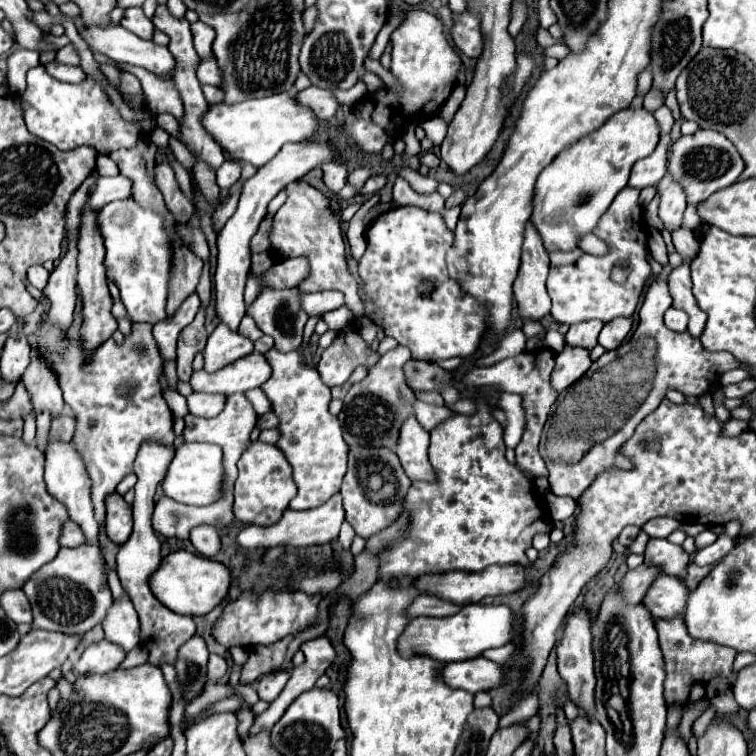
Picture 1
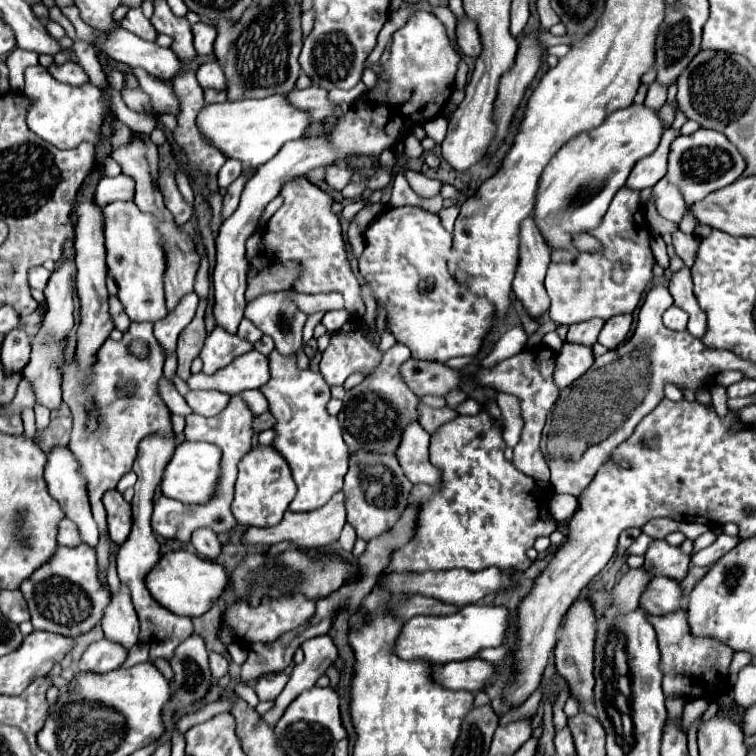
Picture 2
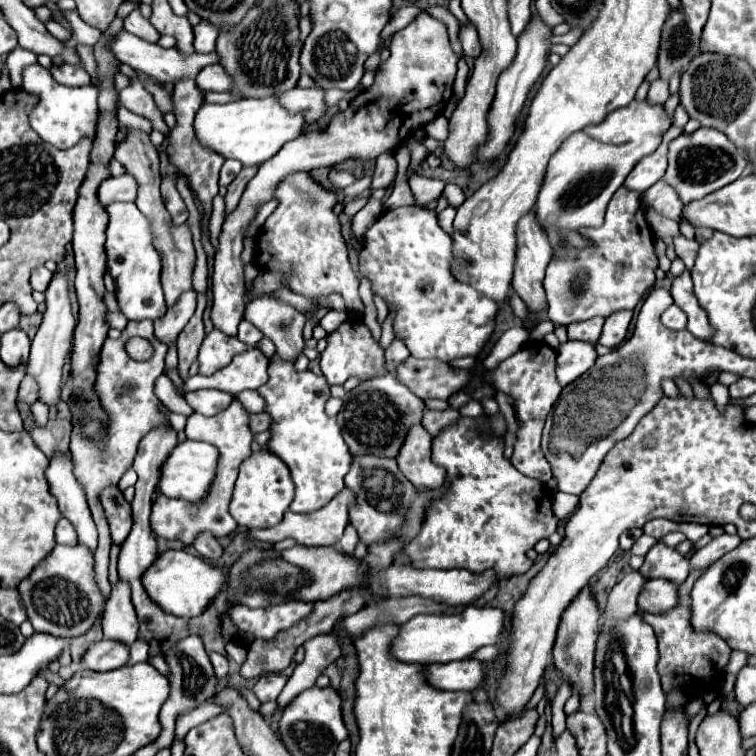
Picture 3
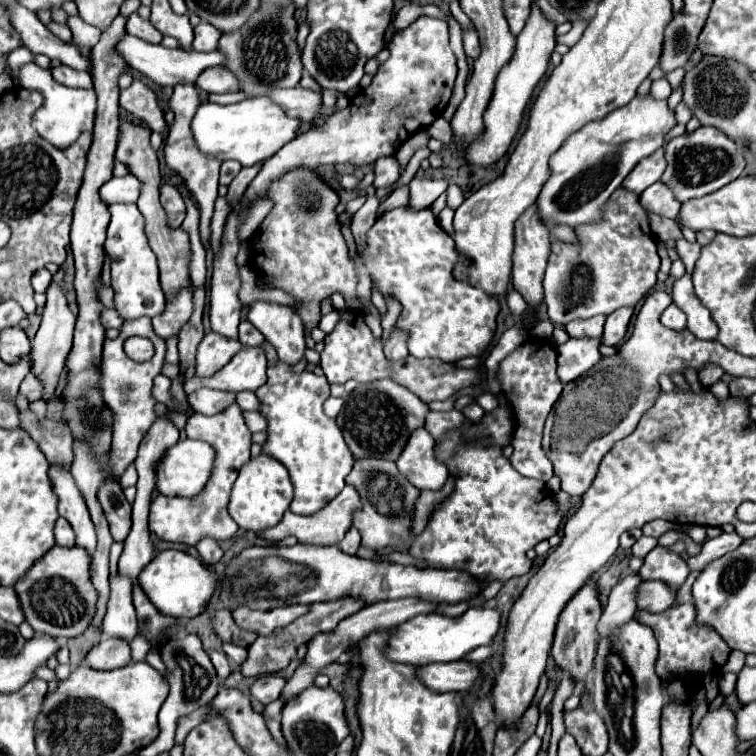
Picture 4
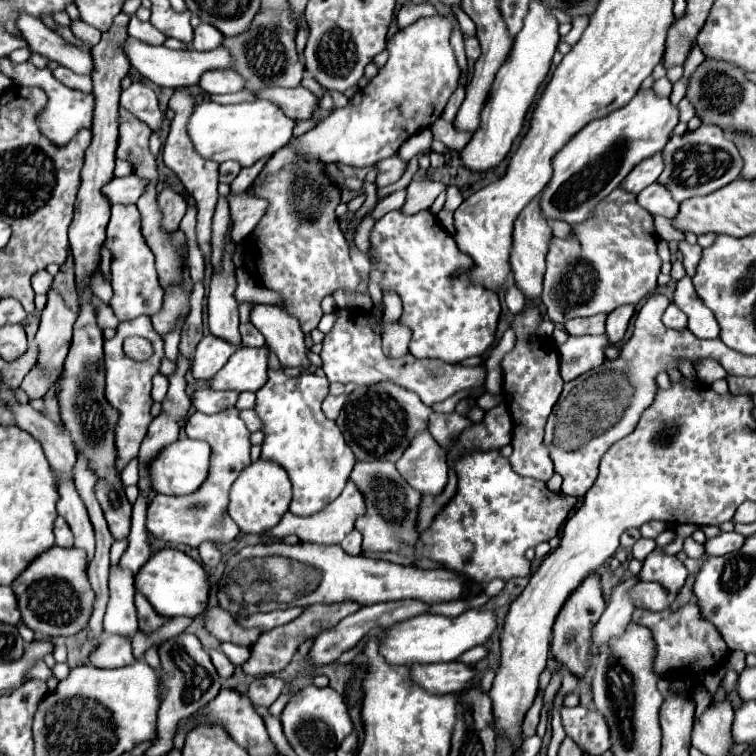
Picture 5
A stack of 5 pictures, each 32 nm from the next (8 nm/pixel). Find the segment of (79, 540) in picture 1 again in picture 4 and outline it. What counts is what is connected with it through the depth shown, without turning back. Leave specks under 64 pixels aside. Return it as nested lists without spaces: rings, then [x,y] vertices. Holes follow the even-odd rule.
[[[58,518],[58,520],[56,520],[54,534],[56,534],[56,544],[58,544],[58,546],[74,546],[72,526],[70,526],[64,518]]]

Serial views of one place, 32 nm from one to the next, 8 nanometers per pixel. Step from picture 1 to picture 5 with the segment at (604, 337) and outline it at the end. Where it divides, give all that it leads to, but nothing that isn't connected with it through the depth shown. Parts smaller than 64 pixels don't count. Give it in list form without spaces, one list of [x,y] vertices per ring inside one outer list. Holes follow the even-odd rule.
[[[634,304],[620,306],[620,308],[616,308],[614,312],[608,314],[606,334],[610,338],[610,344],[616,344],[616,342],[620,342],[624,338],[626,328],[628,328],[628,322],[630,322],[632,316],[634,316]]]

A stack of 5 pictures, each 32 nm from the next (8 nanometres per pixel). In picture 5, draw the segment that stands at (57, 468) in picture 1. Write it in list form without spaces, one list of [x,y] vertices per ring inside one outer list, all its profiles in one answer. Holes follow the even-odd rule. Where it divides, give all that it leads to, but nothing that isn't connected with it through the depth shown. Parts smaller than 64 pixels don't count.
[[[58,478],[58,514],[68,522],[72,534],[74,534],[74,548],[80,548],[86,552],[86,562],[92,560],[94,552],[94,532],[92,524],[88,520],[86,508],[70,480]]]

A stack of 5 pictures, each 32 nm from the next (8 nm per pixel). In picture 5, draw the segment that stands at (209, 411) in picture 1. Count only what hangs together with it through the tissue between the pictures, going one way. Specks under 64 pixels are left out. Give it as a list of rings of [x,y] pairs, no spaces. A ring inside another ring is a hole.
[[[198,390],[192,396],[194,408],[204,414],[216,414],[216,412],[228,410],[228,408],[236,406],[236,400],[238,400],[238,392],[234,392],[234,390],[224,390],[224,392]]]

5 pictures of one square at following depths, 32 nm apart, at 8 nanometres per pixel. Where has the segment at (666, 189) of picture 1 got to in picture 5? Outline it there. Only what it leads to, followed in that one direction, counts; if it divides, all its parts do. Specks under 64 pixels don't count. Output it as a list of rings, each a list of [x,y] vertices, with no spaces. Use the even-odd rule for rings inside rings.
[[[650,184],[638,194],[638,204],[654,216],[674,218],[678,214],[678,204],[672,200],[670,192],[662,184]]]

